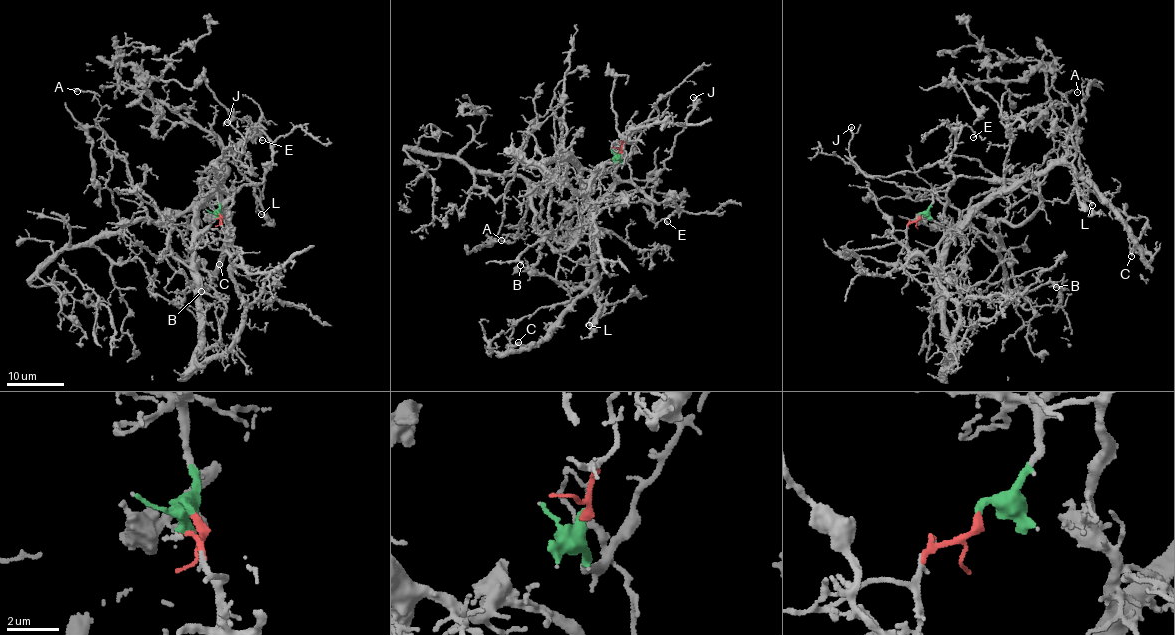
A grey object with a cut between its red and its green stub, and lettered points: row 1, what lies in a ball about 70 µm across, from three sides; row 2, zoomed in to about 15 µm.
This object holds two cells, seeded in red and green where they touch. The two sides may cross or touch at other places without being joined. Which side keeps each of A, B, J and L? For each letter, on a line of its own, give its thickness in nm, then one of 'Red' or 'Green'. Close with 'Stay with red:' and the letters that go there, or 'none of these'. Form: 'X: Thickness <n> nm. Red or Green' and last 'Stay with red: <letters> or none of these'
A: Thickness 110 nm. Green
B: Thickness 110 nm. Red
J: Thickness 140 nm. Green
L: Thickness 120 nm. Red
Stay with red: B, L

